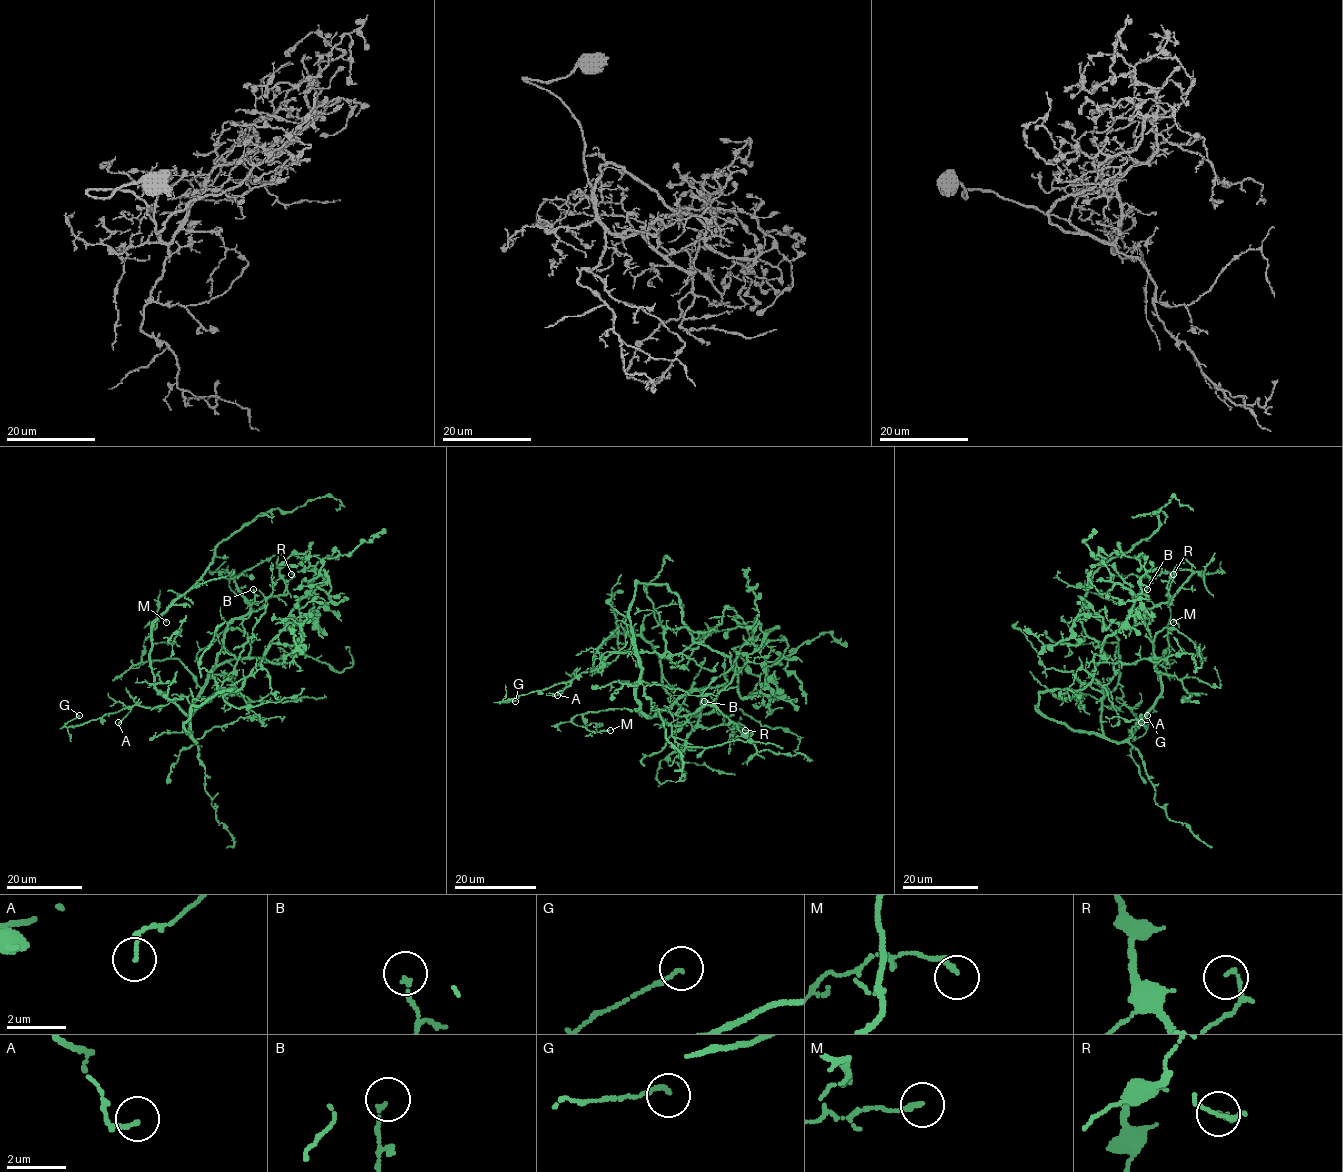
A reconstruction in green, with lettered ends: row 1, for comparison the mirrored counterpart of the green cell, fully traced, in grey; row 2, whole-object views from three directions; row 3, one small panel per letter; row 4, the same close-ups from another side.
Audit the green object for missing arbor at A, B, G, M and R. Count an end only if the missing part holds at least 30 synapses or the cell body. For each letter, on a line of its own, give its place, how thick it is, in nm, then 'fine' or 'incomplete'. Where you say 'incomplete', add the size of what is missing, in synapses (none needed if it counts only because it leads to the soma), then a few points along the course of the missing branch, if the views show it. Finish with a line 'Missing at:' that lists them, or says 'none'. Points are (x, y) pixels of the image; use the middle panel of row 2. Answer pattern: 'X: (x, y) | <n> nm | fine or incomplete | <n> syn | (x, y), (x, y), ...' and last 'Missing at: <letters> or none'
A: (557, 695) | 130 nm | fine
B: (704, 701) | 120 nm | fine
G: (515, 701) | 130 nm | fine
M: (610, 730) | 160 nm | incomplete | 35 syn | (610, 730), (632, 730), (635, 738), (635, 750), (627, 752), (621, 744), (617, 750), (611, 750)
R: (745, 730) | 120 nm | fine
Missing at: M

